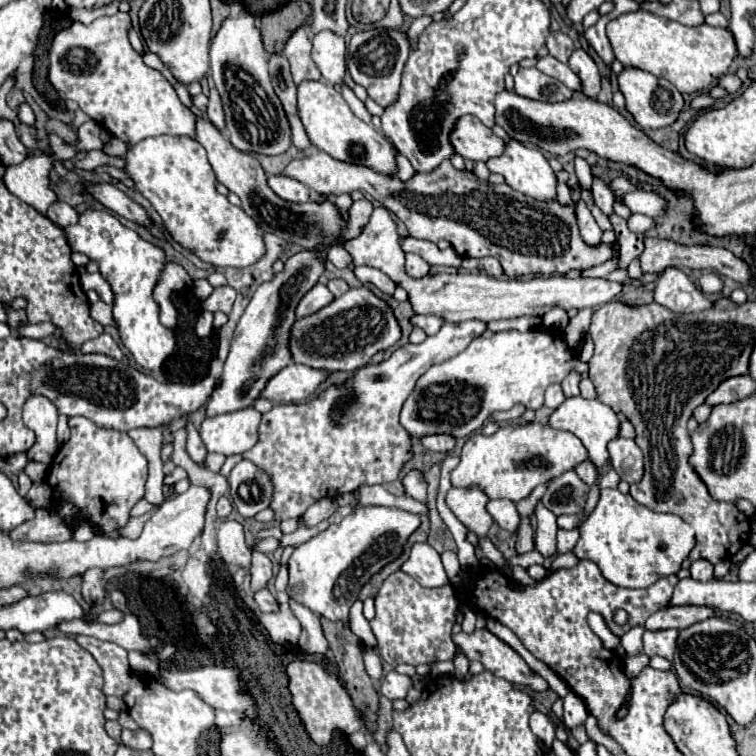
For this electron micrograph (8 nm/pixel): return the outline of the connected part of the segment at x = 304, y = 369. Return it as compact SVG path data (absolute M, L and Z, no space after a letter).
M293 363L267 383L261 397L267 397L269 401L277 401L277 403L303 403L329 377L331 371L327 369L313 369L309 365Z

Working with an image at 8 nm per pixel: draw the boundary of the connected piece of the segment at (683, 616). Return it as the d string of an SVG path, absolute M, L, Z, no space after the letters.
M669 605L665 609L659 609L653 613L645 629L647 631L661 631L661 629L687 629L689 625L709 619L713 615L713 609L709 607L695 607L695 605Z

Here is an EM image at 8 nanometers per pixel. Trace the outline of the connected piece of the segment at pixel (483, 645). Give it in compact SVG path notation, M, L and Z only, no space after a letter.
M487 627L475 629L473 633L463 633L463 631L455 633L455 635L451 635L451 639L455 643L455 655L465 653L465 657L469 661L481 661L485 671L491 671L493 675L497 675L501 679L507 679L511 683L517 683L517 685L529 685L533 691L547 691L549 689L547 681L541 675L533 673L531 667L523 661L523 657L517 651L513 651L507 643L503 643L497 635L493 635Z

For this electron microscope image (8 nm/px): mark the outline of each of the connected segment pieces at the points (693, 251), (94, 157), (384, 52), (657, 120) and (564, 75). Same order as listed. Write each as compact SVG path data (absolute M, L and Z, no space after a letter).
M645 239L645 251L639 257L643 273L661 273L665 267L675 265L675 267L689 267L689 269L699 269L699 271L717 271L719 275L731 277L741 285L747 285L753 279L753 271L745 259L739 259L735 253L731 253L725 247L703 247L703 245L681 245L675 241L663 241L663 239Z
M91 151L85 159L81 161L75 161L75 169L85 169L85 171L93 171L95 167L103 167L103 165L115 165L115 167L121 167L125 165L125 159L121 157L111 157L107 155L105 151Z
M369 29L359 31L351 37L347 47L347 71L357 85L363 85L373 101L381 107L391 105L397 99L403 63L409 57L409 41L407 35L401 31L391 29Z
M627 67L623 69L623 73L619 75L619 89L625 95L627 101L627 111L633 115L633 119L643 127L643 129L661 129L667 125L673 125L679 117L679 113L683 111L683 97L677 91L677 87L673 83L669 83L667 79L655 77L643 69L633 69Z
M547 55L547 57L539 59L537 69L543 71L545 75L551 75L551 77L559 79L559 81L561 81L563 85L567 85L573 93L581 93L581 79L579 79L571 69L569 69L569 65L557 61L555 57Z

